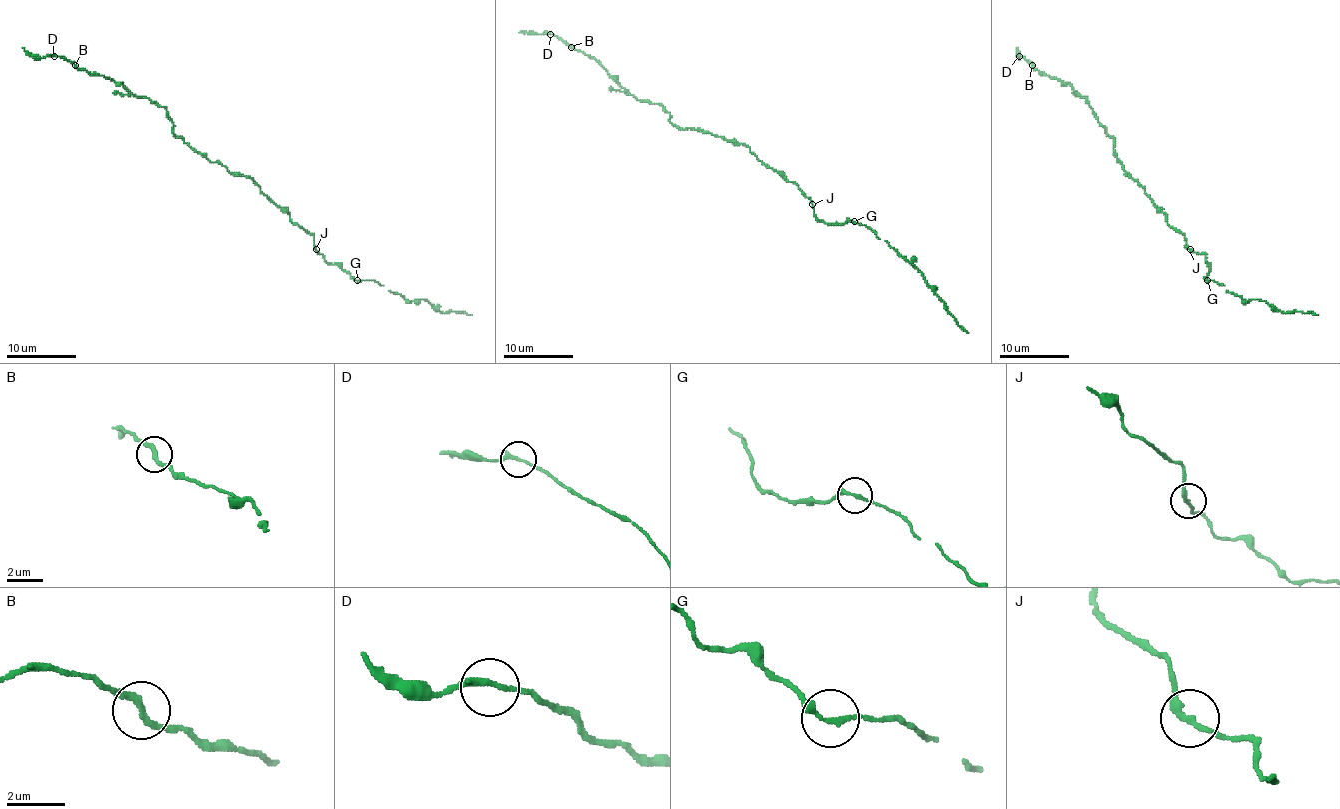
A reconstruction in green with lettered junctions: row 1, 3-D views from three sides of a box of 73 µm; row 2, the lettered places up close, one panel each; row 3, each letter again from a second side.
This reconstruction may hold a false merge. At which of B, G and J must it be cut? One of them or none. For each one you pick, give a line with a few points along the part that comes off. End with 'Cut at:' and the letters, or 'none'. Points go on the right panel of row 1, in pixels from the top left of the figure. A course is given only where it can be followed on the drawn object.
Cut at: none

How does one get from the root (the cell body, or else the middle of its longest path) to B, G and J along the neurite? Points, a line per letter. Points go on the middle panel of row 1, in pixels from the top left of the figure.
B: (757, 159), (743, 143), (692, 128), (680, 129), (659, 103), (635, 98), (593, 58), (571, 46)
G: (757, 159), (793, 182), (810, 199), (816, 216), (824, 223), (854, 221)
J: (757, 159), (793, 182), (812, 204)

